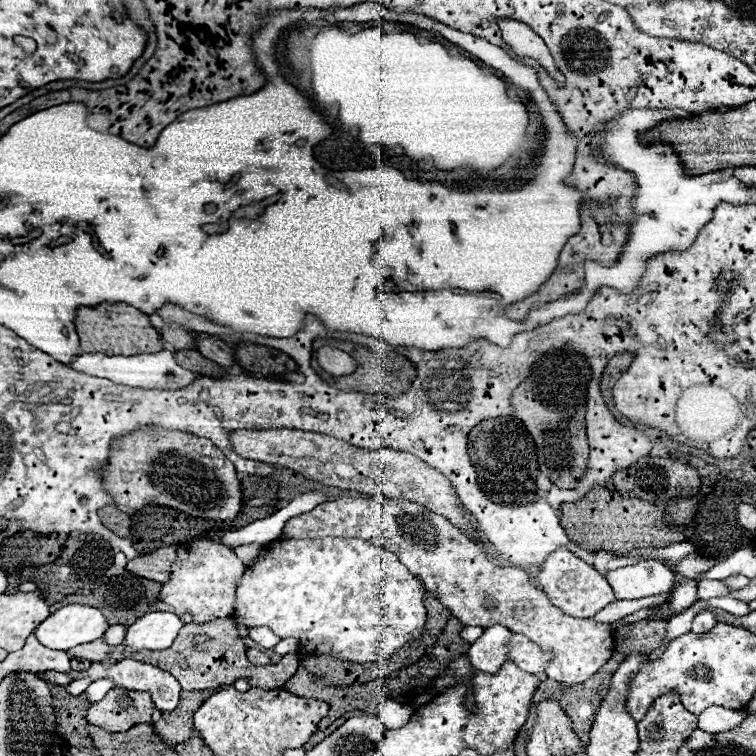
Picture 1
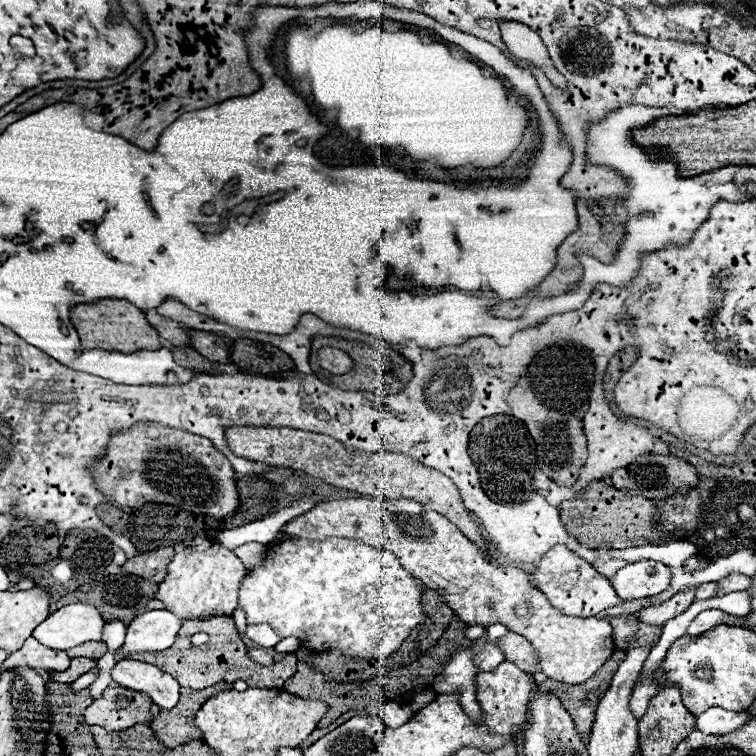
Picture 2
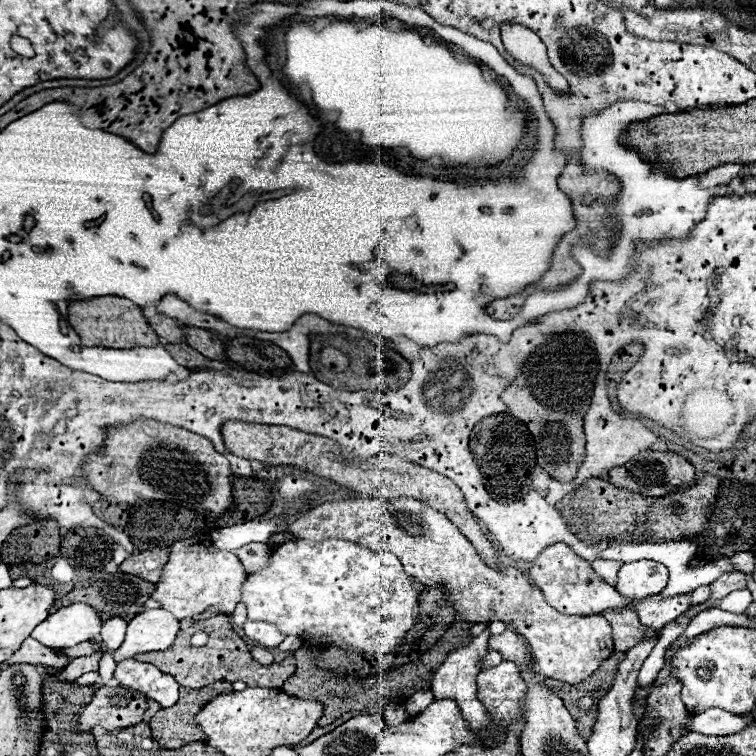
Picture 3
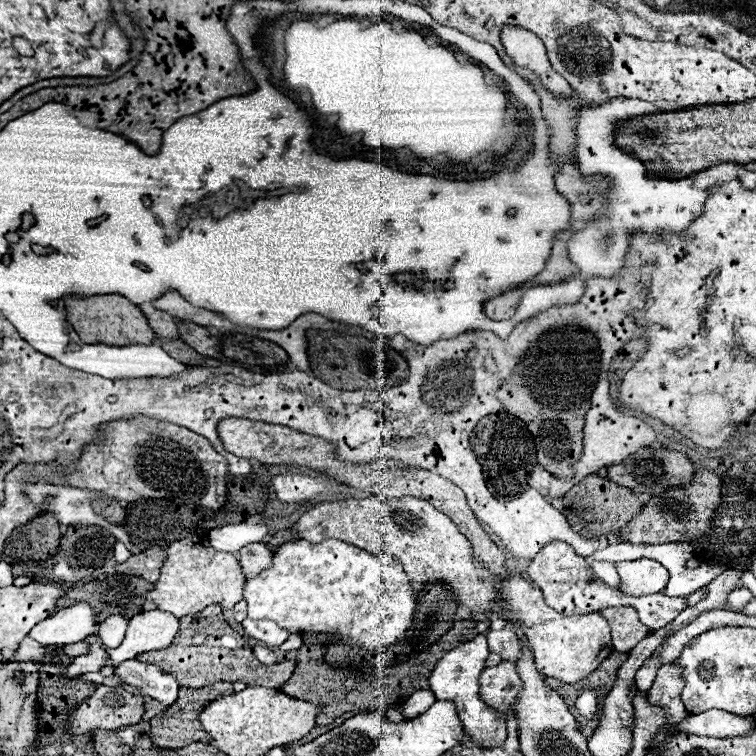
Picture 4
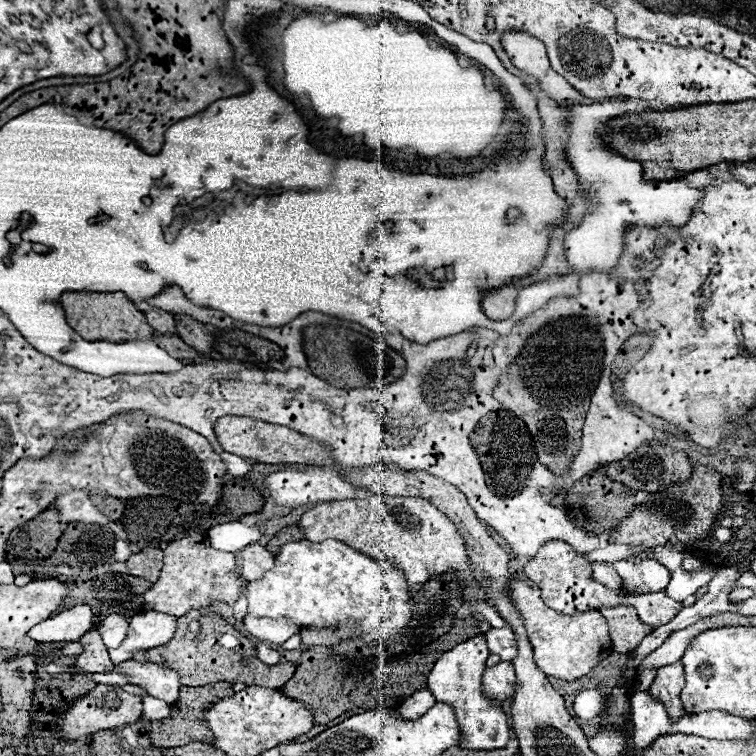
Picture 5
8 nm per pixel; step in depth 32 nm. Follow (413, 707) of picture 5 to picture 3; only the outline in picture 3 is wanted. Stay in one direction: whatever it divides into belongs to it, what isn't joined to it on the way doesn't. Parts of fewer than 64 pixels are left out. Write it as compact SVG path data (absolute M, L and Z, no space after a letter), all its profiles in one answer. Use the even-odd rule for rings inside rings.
M428 690L428 692L416 692L408 702L406 702L406 710L411 717L416 716L426 708L430 706L430 702L434 700L434 694Z

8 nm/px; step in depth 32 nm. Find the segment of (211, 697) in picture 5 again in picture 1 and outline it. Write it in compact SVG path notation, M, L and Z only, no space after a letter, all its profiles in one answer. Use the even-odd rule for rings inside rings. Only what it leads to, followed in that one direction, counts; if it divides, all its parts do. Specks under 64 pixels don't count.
M182 690L180 704L172 712L162 712L158 720L152 722L154 730L166 740L166 744L174 746L180 744L192 736L198 736L192 724L192 716L198 710L198 706L212 694L214 690L202 690L202 692L186 692Z

